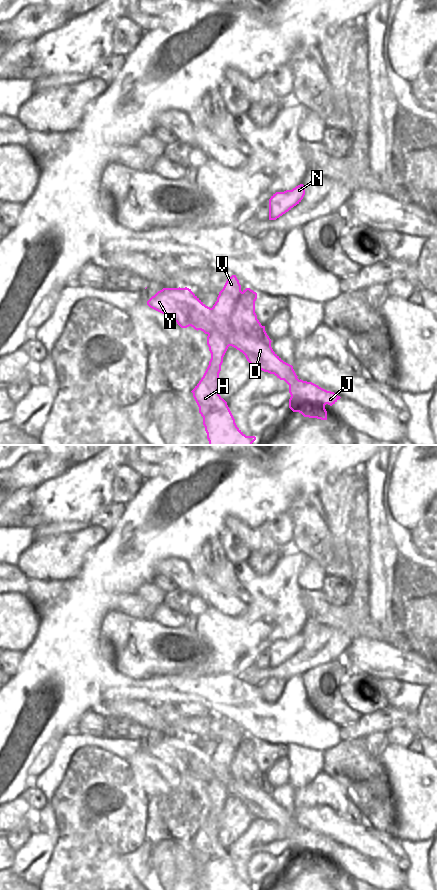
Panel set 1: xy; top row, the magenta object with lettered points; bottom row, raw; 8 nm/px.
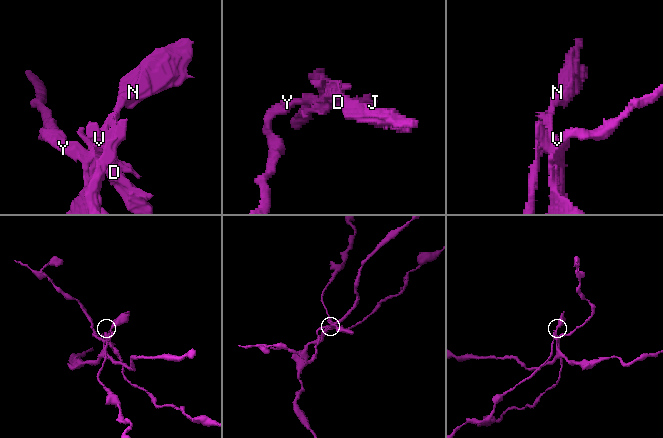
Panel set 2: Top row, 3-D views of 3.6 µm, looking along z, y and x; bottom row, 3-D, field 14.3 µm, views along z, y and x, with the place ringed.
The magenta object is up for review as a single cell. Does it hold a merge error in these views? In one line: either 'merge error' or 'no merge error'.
merge error

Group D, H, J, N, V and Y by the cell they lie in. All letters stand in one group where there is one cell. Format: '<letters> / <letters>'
D J Y / H N V

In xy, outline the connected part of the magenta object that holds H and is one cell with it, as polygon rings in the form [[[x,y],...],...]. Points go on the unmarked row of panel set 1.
[[[209,782],[207,793],[211,801],[209,813],[191,839],[203,865],[207,887],[209,890],[254,890],[255,884],[246,884],[237,875],[227,850],[219,843],[219,821],[229,791],[224,784]]]

